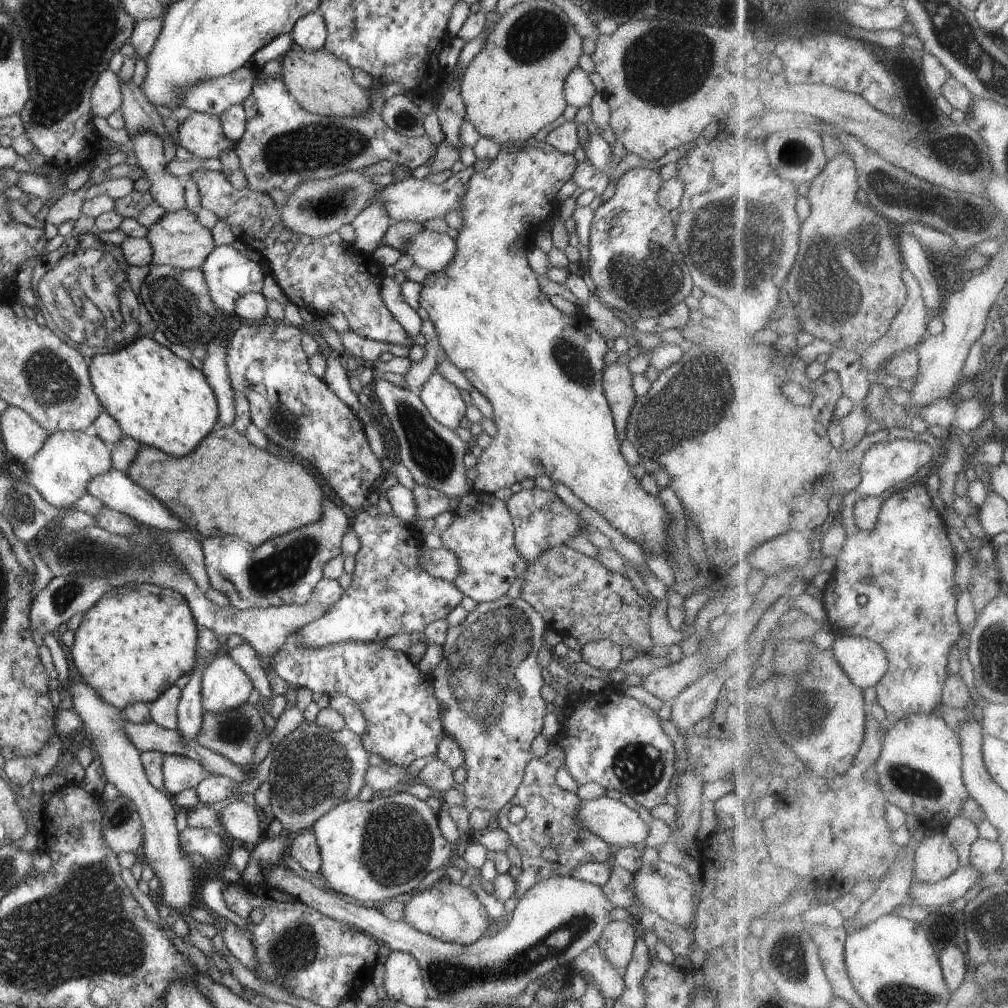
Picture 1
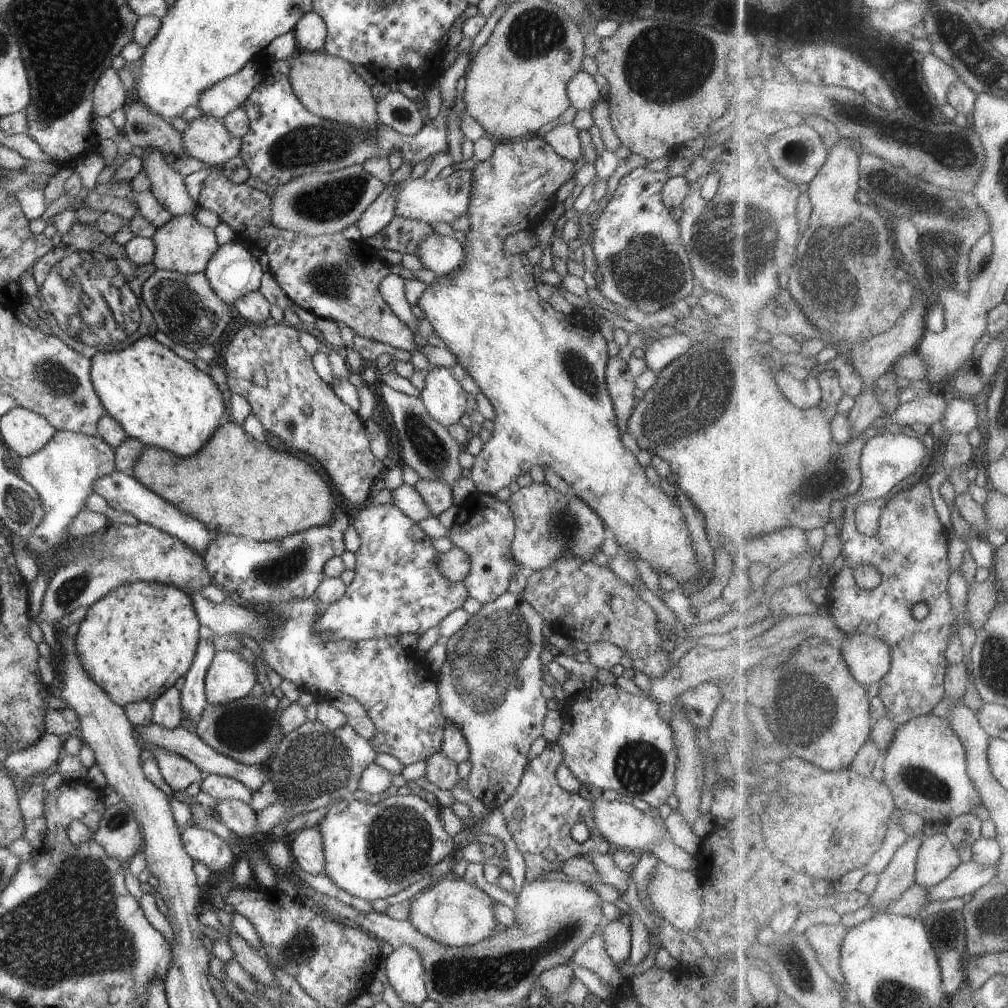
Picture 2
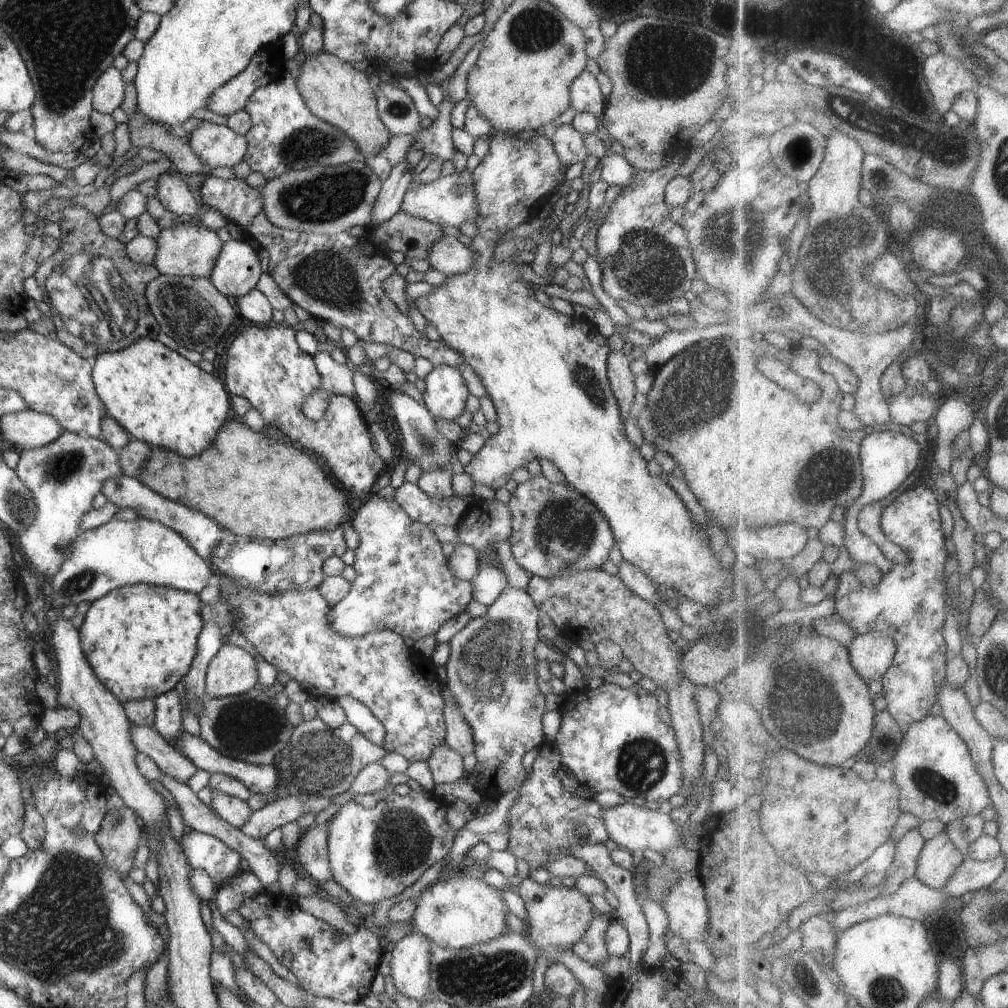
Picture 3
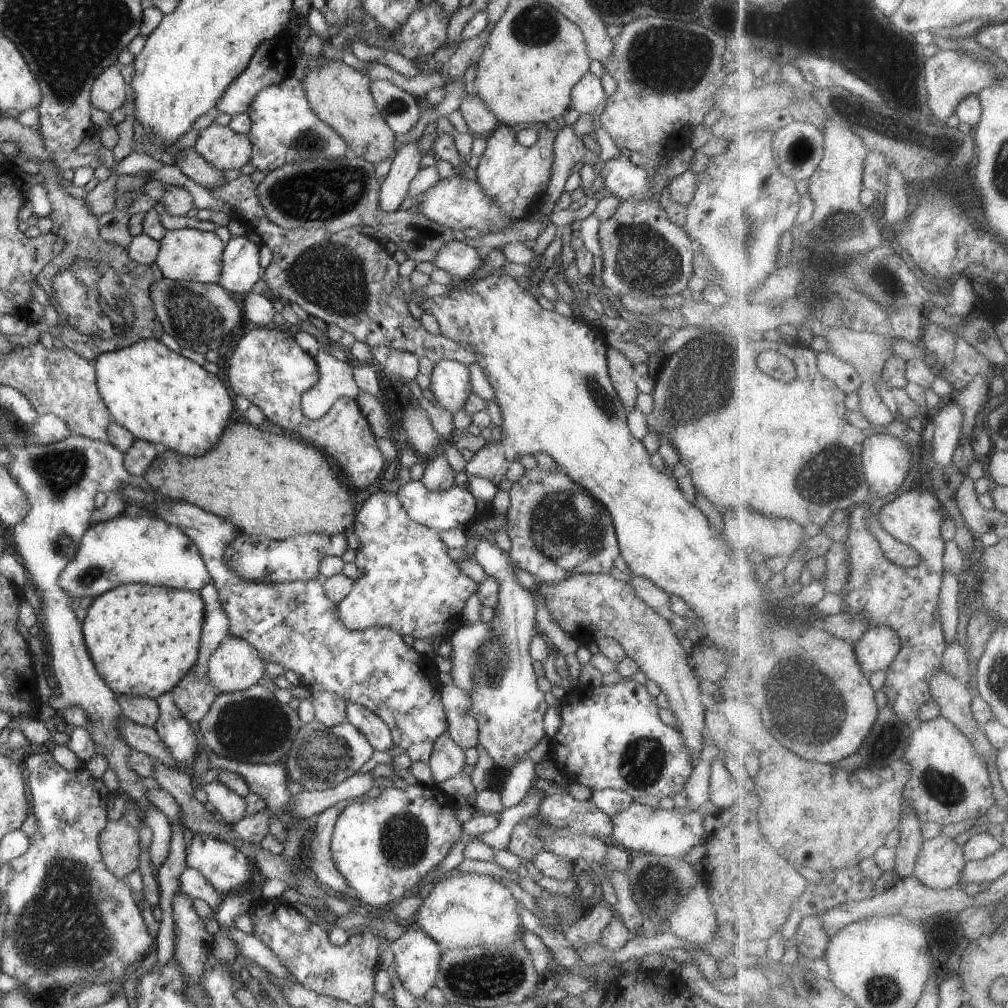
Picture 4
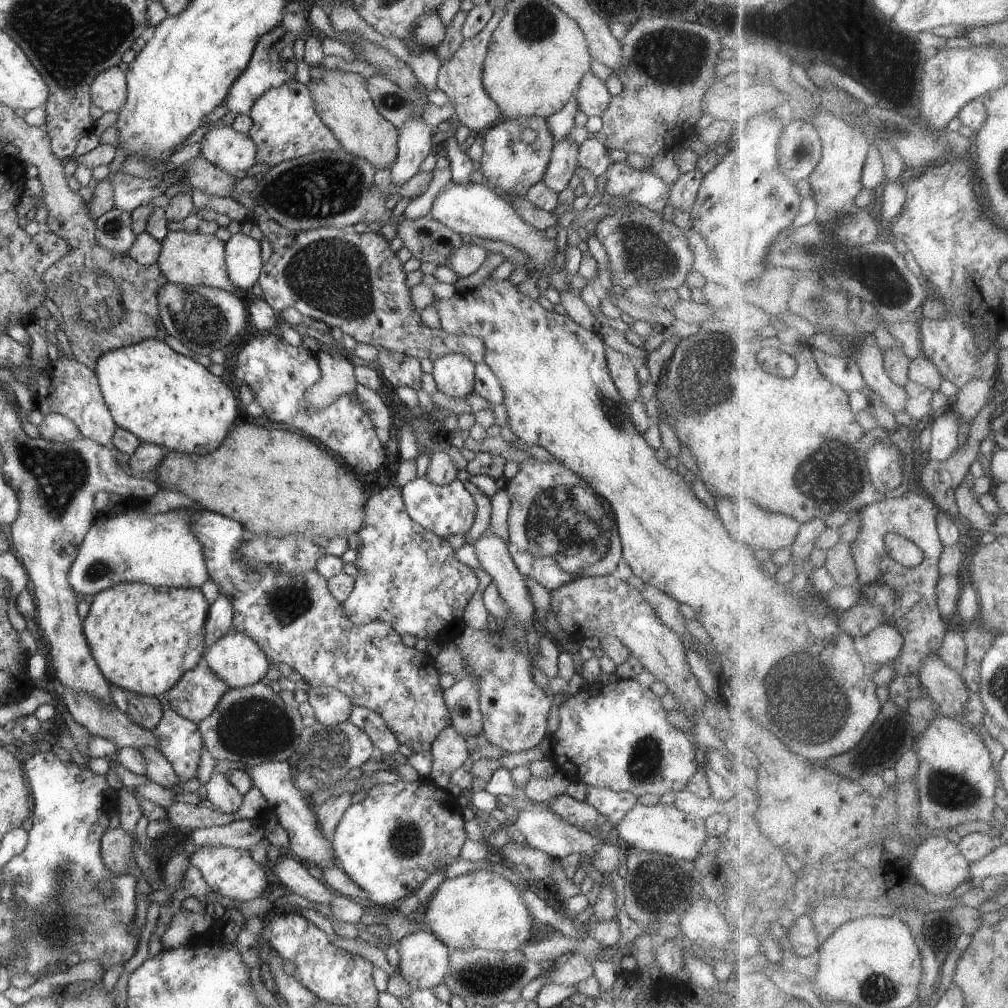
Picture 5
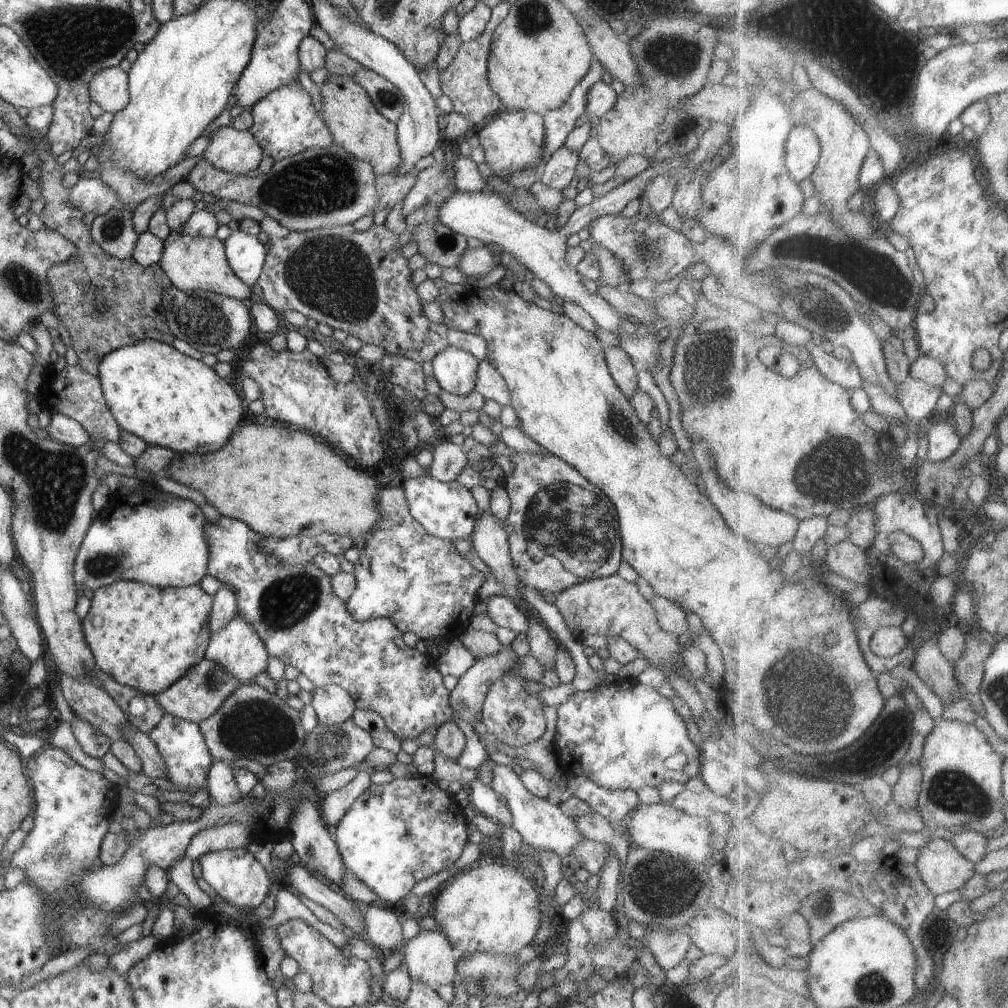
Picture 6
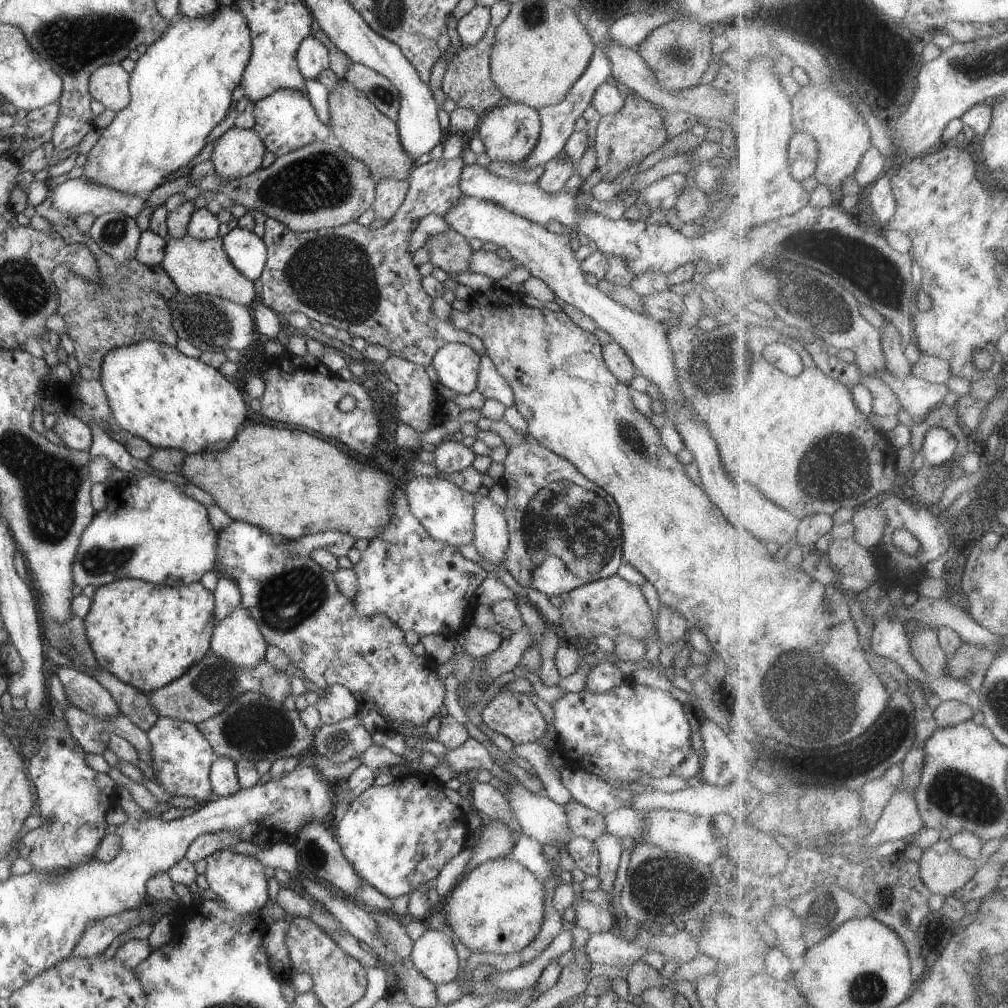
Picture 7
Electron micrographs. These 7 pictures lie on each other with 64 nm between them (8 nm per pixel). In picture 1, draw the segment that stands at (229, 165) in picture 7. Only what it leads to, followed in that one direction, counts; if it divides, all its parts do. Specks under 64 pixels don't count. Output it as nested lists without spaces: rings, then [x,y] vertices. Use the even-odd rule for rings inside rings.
[[[190,112],[183,124],[178,128],[177,145],[188,150],[201,161],[218,159],[232,150],[236,142],[230,142],[218,117],[207,113]]]

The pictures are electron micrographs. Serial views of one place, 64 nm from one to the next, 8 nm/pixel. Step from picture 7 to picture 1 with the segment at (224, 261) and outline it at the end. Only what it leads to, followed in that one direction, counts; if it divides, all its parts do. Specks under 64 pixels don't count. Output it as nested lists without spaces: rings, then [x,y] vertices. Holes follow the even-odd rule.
[[[186,208],[178,210],[178,212],[168,212],[156,224],[152,224],[148,228],[146,240],[152,246],[153,256],[151,265],[166,265],[180,270],[201,269],[204,260],[216,248],[212,232],[198,222],[196,213],[192,213]]]

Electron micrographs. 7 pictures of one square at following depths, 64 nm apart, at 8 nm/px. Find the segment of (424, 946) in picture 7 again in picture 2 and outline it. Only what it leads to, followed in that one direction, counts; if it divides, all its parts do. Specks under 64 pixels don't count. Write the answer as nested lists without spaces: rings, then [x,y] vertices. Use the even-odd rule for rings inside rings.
[[[402,944],[383,959],[383,964],[388,982],[402,1003],[420,1007],[428,994],[424,960],[418,948]]]

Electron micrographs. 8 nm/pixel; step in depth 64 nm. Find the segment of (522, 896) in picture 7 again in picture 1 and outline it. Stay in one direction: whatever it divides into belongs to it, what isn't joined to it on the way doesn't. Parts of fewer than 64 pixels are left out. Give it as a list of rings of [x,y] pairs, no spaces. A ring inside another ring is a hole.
[[[444,877],[429,890],[413,893],[412,900],[404,908],[403,922],[419,932],[446,943],[468,946],[491,933],[493,922],[486,908],[470,887],[454,884]]]

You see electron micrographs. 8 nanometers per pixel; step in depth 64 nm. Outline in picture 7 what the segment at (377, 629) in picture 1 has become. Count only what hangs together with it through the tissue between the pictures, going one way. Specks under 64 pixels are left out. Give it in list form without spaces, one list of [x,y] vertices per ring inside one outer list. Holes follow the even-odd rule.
[[[398,488],[391,500],[393,507],[387,527],[369,540],[368,546],[361,552],[361,559],[353,567],[358,579],[353,605],[363,617],[386,615],[404,632],[412,630],[420,637],[442,634],[453,638],[466,624],[466,616],[470,616],[470,600],[487,572],[478,563],[462,556],[456,547],[432,538],[410,512],[407,496],[402,489]]]

